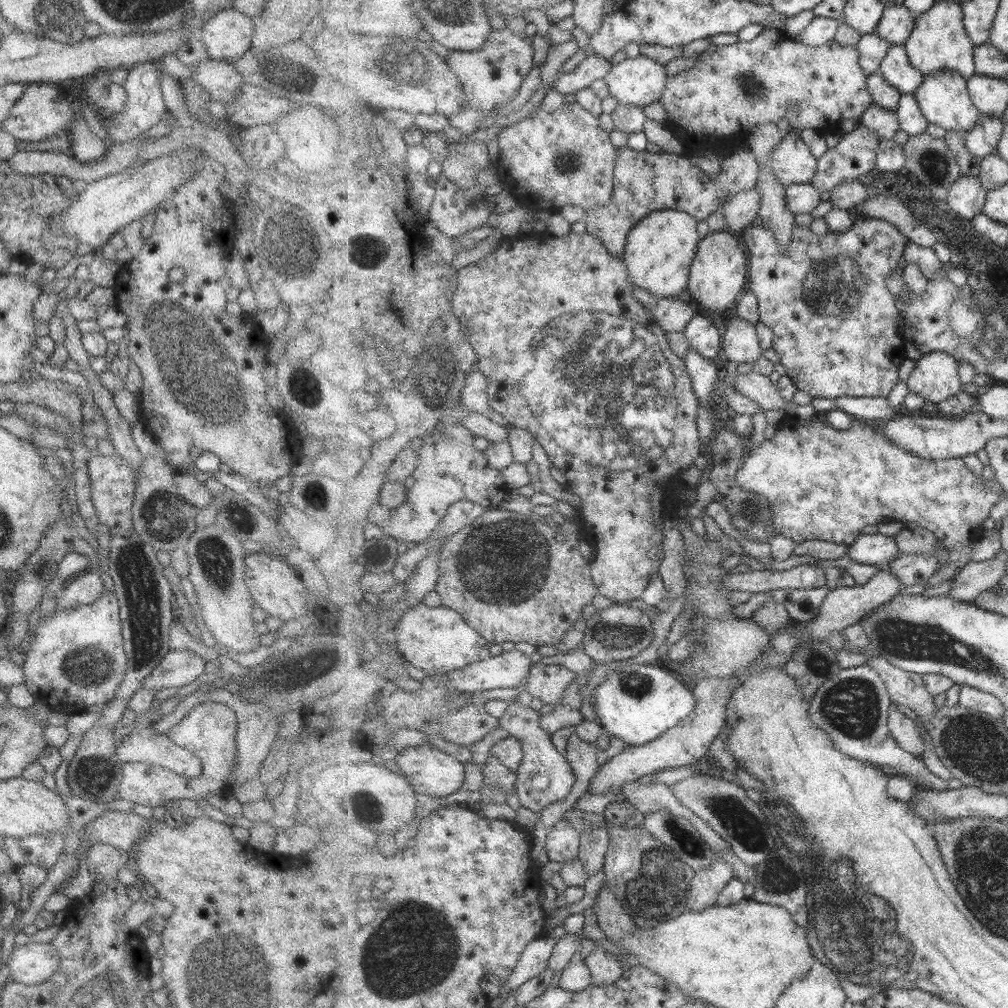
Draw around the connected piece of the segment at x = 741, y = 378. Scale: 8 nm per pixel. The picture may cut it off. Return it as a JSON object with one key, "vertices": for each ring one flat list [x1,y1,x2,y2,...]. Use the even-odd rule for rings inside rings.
{"vertices":[[752,370,747,375,738,373,735,376,735,387,745,396,759,403,764,410,781,410,793,402,787,400,777,384,773,384,768,376]]}

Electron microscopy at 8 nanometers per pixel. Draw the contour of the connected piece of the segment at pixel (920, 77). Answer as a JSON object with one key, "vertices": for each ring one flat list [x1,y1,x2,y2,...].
{"vertices":[[903,44,892,46,883,60,880,72,883,78,903,95,914,95,914,92,926,80,926,75,911,64]]}

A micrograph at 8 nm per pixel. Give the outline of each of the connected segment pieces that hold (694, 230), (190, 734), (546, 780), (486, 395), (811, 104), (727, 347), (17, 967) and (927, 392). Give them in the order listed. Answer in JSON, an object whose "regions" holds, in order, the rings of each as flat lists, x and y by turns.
{"regions":[[[665,209,646,216,629,233,623,254,630,270,630,279,650,293,663,297,686,296,690,281,691,265,698,252,699,220,688,212]],[[209,700,194,705,178,724,166,732,166,737,177,746,192,752,200,760,201,774,198,777,183,778,159,766,147,766,147,770,137,770,134,765,125,764,121,769,121,782,117,787,120,798,132,804,153,808,162,806,165,801,179,798,196,801,198,798,204,799,207,794,218,793,232,777,236,766,236,730,236,714,226,704]],[[511,699,510,702,507,712,500,718,500,726,509,732,509,736,518,738,524,746,524,758,517,770,516,788,519,802,521,806,530,808,539,814,549,804,569,797,577,778,567,758,561,752,557,752,555,744,551,742,551,734,541,729,539,711,523,707,517,699]],[[476,369,469,374,468,381,462,392,462,404,463,410,470,410,470,414,473,412,479,412,487,416,494,410,490,403,490,382,488,376]],[[765,29,752,42,710,45,700,55,697,66,670,78,660,102,667,110,667,125,676,128,683,140,695,140,699,144,712,142,717,146,739,132,749,134,754,126,777,124,783,119,795,131,813,128,828,132,836,130,842,120,859,120,875,104,867,84,869,76,859,64,859,58,856,46,841,46,833,41,821,47,813,47,787,37,784,31]],[[739,315,728,322,722,341,725,356,735,362,753,363,763,354,755,324,743,320]],[[30,941,20,947,15,947,9,955,7,968,10,972,9,981,24,985,39,984,47,980,60,965,60,957,51,943,39,943]],[[935,351,922,354,922,357,915,362,916,365,906,382,909,392,920,394,923,398,938,405,940,402,949,400,949,398,961,391,963,383,959,374,960,364,954,355,950,355,947,352]]]}

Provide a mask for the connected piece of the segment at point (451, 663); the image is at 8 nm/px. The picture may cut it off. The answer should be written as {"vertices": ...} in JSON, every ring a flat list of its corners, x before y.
{"vertices":[[419,604,409,609,401,617,393,635,398,653,403,655,409,664,428,675,447,675,475,662,492,658,491,643,469,626,456,610,444,606,431,608]]}

